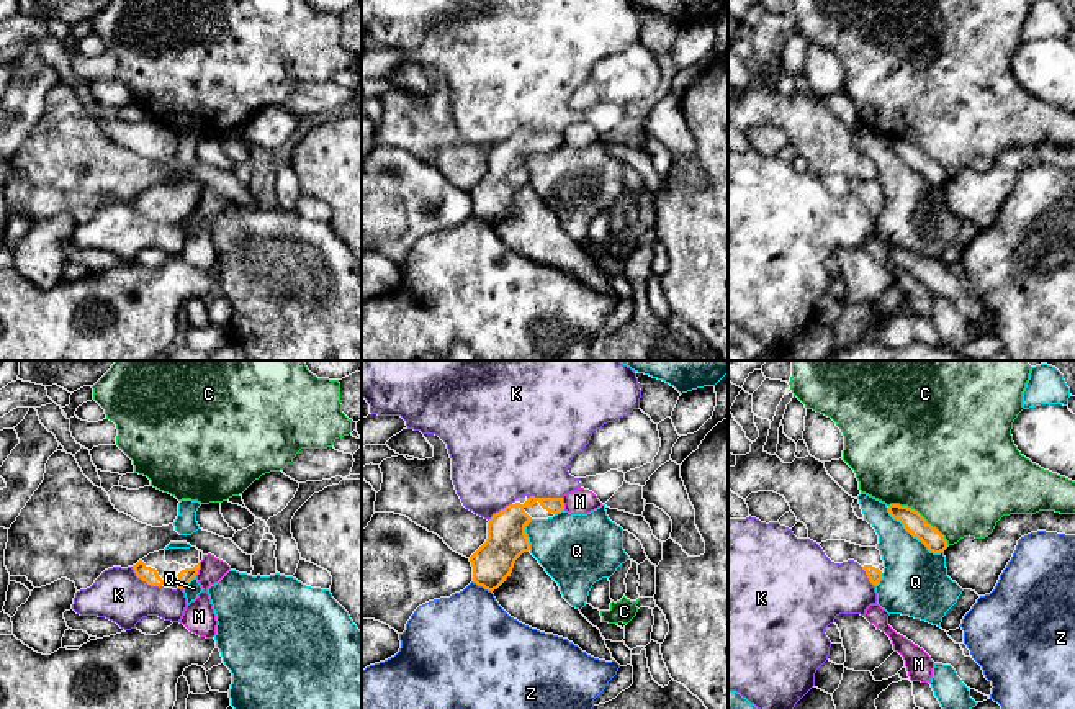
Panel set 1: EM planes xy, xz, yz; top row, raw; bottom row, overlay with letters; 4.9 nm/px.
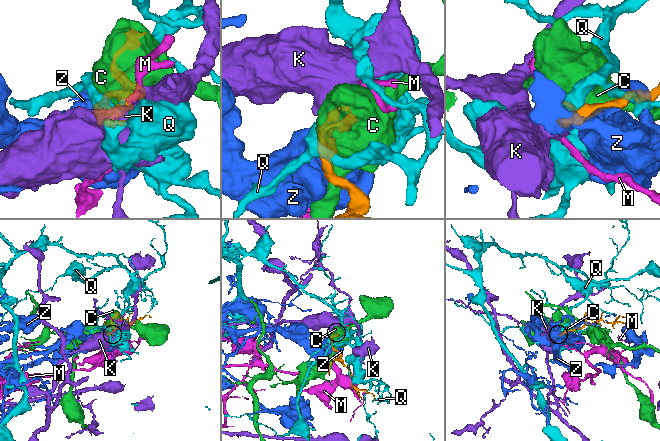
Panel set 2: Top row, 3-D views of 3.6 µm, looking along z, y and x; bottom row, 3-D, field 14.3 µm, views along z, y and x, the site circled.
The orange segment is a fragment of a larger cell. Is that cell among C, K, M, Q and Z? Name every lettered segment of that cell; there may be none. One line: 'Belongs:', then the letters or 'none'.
Belongs: none

